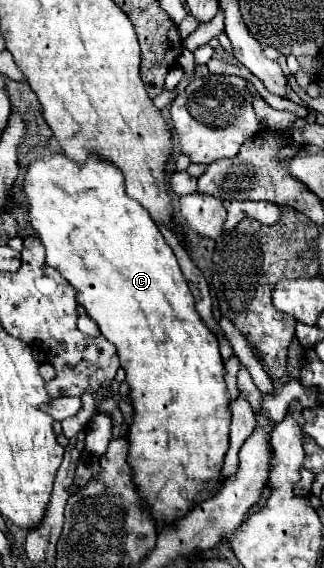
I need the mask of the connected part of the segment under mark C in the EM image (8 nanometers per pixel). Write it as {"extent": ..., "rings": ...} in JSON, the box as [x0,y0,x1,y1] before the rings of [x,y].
{"extent":[23,153,231,525],"rings":[[[57,153],[51,159],[35,161],[27,169],[23,189],[25,189],[25,195],[27,195],[27,203],[29,203],[31,225],[37,231],[39,239],[43,241],[43,245],[47,249],[47,265],[57,269],[61,273],[61,277],[65,277],[65,281],[71,283],[71,287],[77,291],[75,293],[77,303],[81,307],[85,307],[87,315],[99,325],[101,335],[105,335],[105,339],[111,341],[115,345],[117,353],[119,353],[121,367],[125,369],[125,381],[127,381],[129,391],[131,391],[129,393],[131,405],[133,405],[133,423],[129,425],[129,435],[127,435],[127,441],[129,441],[127,461],[129,461],[131,471],[133,471],[133,483],[137,487],[137,493],[139,493],[141,501],[149,509],[151,519],[155,523],[173,525],[175,519],[181,519],[185,513],[189,513],[195,507],[195,499],[197,499],[197,495],[201,491],[213,489],[213,485],[217,485],[217,477],[221,477],[221,461],[225,457],[225,449],[229,447],[229,421],[231,421],[229,399],[231,399],[231,395],[229,395],[229,391],[225,387],[225,367],[223,367],[223,359],[221,359],[221,353],[219,353],[217,339],[211,333],[211,329],[201,321],[199,313],[195,311],[193,295],[191,295],[191,291],[187,287],[187,281],[185,281],[181,269],[179,269],[175,253],[165,243],[159,227],[149,217],[147,209],[143,209],[135,199],[127,197],[123,175],[121,175],[121,171],[117,171],[117,167],[113,167],[111,163],[101,161],[97,157],[89,157],[83,165],[75,165],[63,153]]]}

